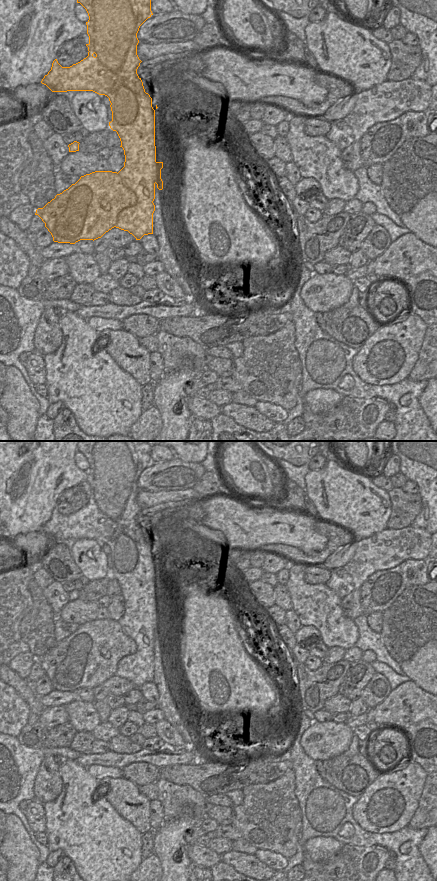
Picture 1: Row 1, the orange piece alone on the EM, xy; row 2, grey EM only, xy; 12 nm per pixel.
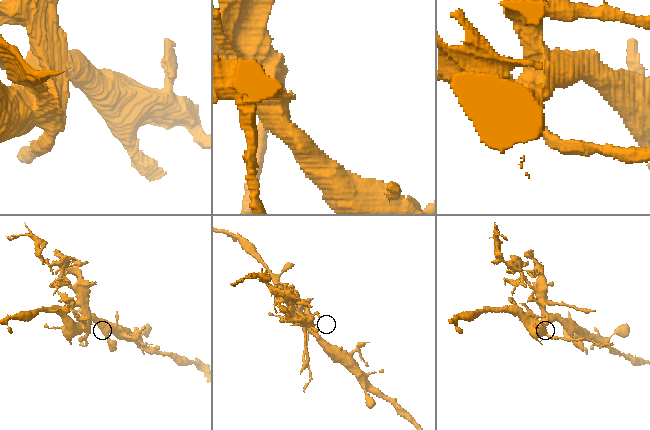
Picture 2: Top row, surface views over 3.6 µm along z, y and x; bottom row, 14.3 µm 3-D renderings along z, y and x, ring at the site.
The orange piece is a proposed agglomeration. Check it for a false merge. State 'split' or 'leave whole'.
split

